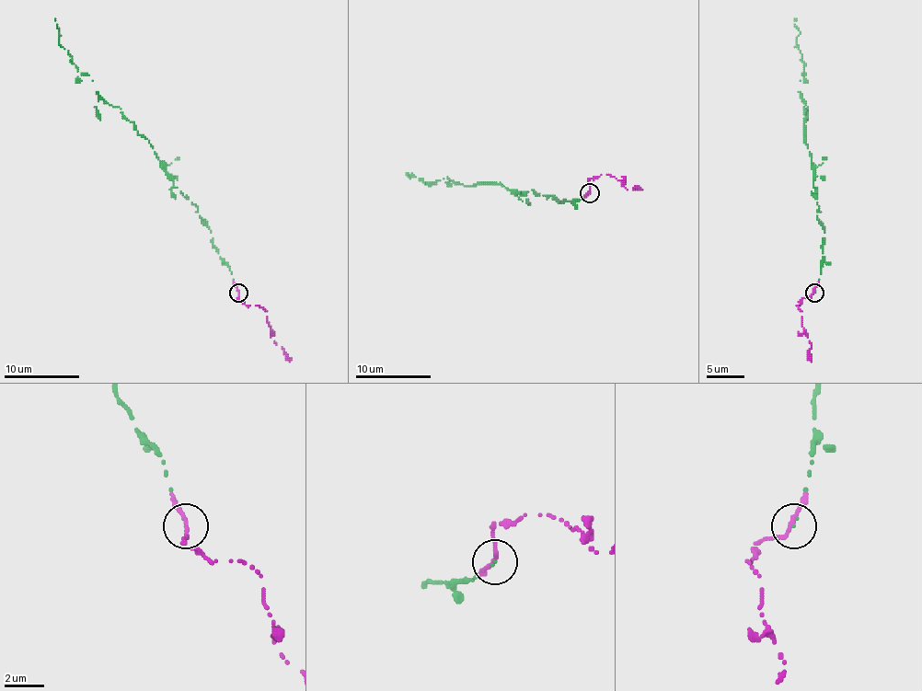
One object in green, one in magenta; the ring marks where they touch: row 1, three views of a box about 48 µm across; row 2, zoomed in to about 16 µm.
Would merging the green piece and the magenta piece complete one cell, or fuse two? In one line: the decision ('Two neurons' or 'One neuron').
One neuron

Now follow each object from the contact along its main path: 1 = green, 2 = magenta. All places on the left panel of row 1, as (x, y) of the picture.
1: (238, 293), (195, 206), (149, 140), (96, 91), (88, 74), (77, 71), (59, 42), (55, 18)
2: (238, 293), (238, 300), (247, 305), (259, 305), (267, 311), (270, 338), (282, 347), (289, 362)

